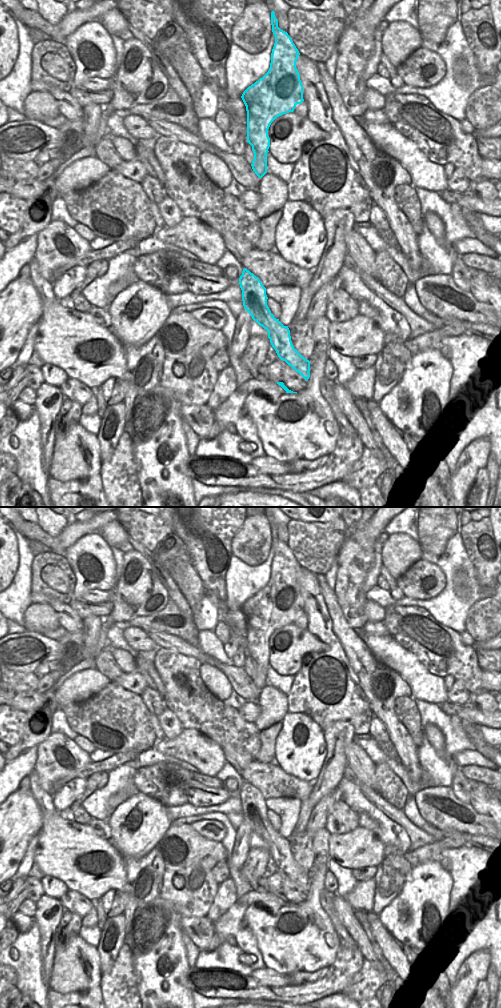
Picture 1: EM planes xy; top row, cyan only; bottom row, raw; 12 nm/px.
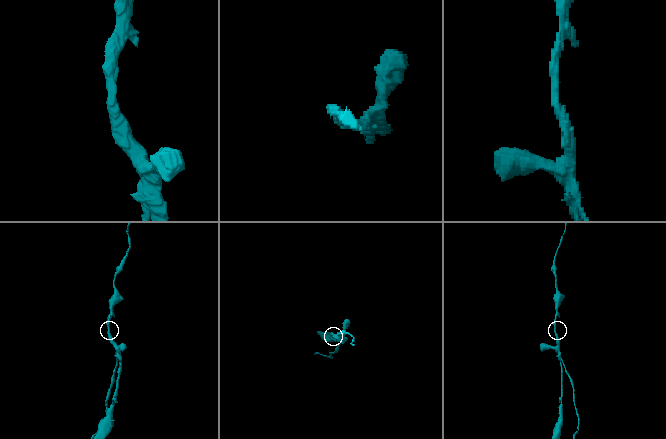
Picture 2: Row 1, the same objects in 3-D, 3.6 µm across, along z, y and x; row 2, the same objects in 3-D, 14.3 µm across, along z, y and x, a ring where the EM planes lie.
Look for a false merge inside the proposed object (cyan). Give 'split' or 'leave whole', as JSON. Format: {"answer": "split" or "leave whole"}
{"answer": "split"}

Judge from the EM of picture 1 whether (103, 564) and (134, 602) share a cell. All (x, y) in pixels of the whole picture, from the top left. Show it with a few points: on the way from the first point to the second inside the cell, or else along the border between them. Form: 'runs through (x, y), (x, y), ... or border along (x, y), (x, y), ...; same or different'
border along (117, 582), (114, 588); different

